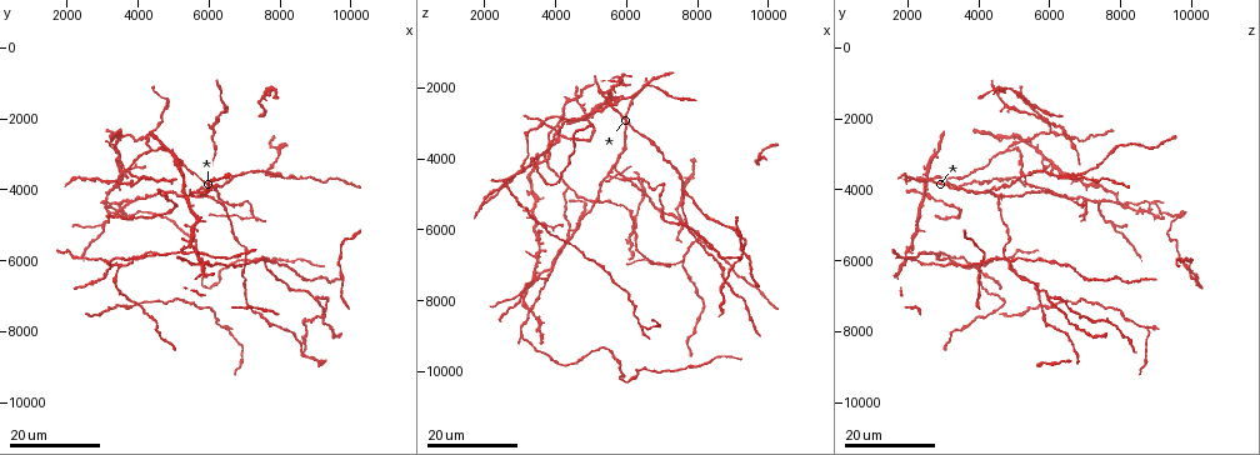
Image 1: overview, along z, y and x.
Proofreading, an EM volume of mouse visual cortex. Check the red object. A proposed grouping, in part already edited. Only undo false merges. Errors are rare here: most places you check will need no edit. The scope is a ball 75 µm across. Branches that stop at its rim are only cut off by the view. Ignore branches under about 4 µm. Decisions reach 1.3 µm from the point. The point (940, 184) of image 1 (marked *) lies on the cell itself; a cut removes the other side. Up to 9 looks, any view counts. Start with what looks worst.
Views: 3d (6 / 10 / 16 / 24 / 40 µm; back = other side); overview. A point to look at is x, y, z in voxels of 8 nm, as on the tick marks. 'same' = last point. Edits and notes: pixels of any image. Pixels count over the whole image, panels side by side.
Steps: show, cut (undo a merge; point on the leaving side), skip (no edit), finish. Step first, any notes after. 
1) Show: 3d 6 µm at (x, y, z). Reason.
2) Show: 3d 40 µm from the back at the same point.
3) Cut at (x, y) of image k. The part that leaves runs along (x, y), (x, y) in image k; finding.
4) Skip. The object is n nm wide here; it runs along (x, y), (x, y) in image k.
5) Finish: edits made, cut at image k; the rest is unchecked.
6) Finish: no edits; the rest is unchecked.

Show: 3d 24 µm at (5600, 4100, 4500). Thin arm on a thick one.

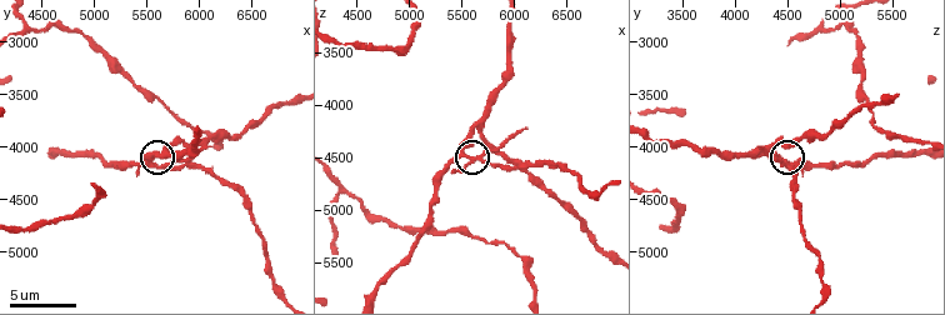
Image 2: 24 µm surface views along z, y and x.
Show: 3d 6 µm at (5620, 4200, 4540).

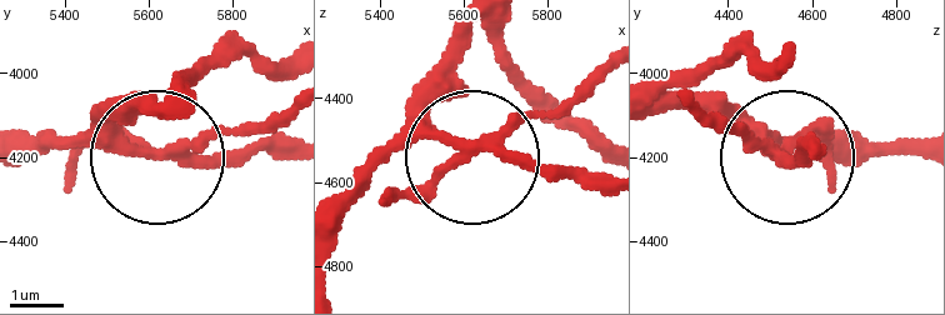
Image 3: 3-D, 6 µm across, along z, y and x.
Show: 3d 6 µm from the back at (5615, 4180, 4520).

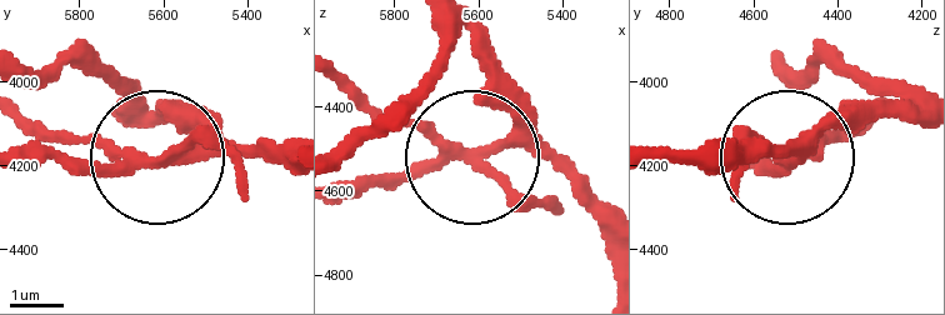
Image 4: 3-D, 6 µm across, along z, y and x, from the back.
Cut at (199, 126) of image 4. The object is 190 nm wide here; the part that leaves runs along (136, 158), (48, 139), (20, 116) in image 4; two cells meet here.

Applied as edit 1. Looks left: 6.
Show: 3d 24 µm at (7300, 4700, 7000). Side arm on a straight run.

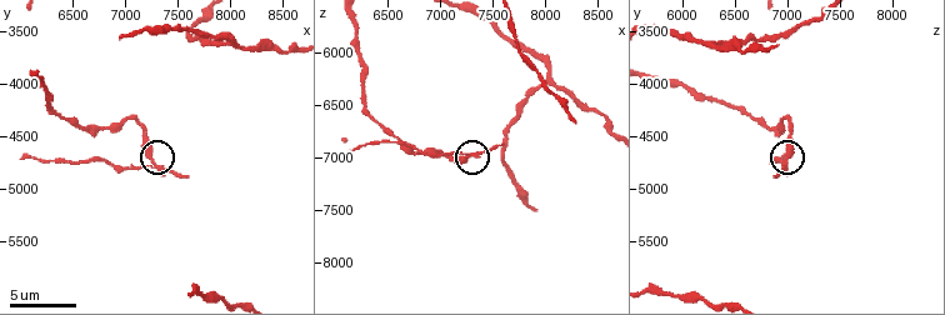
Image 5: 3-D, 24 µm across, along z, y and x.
Show: 3d 6 µm at (7260, 4720, 7000). Closer look.

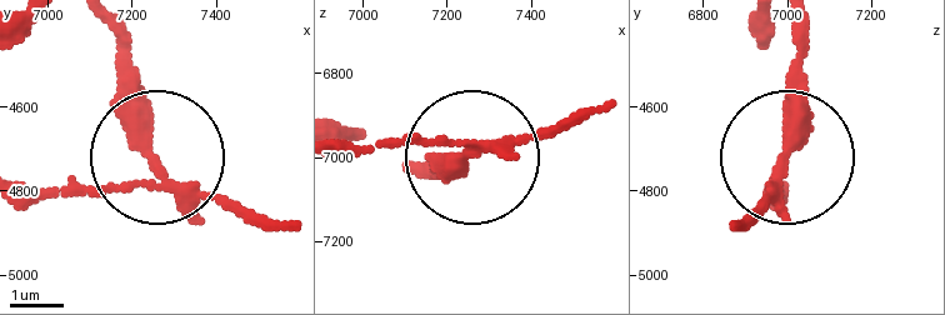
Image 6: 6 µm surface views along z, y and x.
Cut at (258, 216) of image 6. 3 arms meet here; a second cell is stuck on.

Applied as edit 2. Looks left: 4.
Show: 3d 24 µm at (3300, 4300, 8300). Four-way junction.

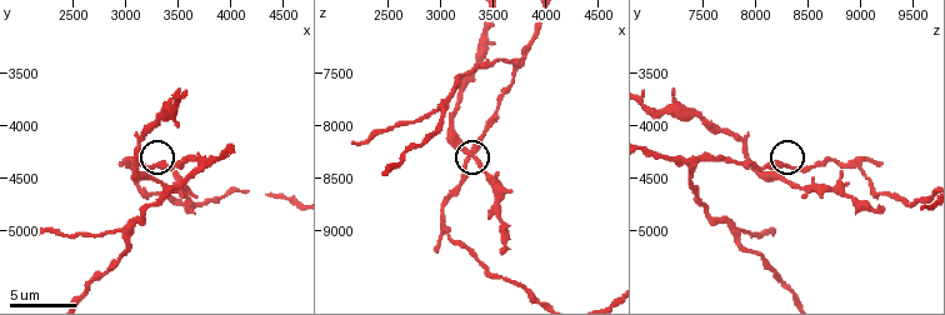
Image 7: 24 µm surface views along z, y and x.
Show: 3d 10 µm at (3240, 4380, 8320).

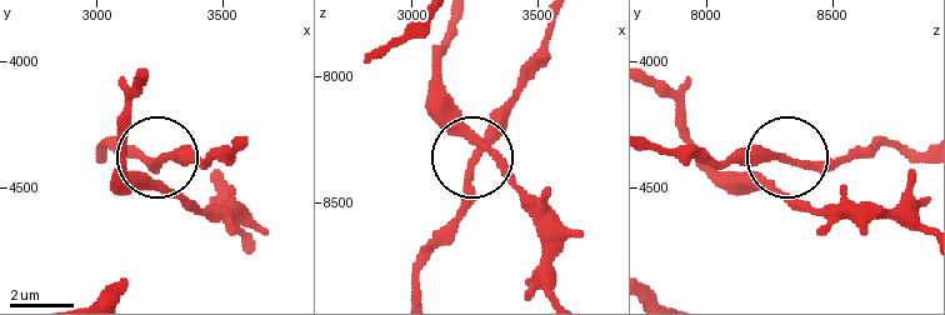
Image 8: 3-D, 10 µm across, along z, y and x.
Skip. The object is 260 nm wide here; continuous, no second cell.

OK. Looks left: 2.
Show: 3d 16 µm at (3700, 4400, 7400). Small branch off a trunk.

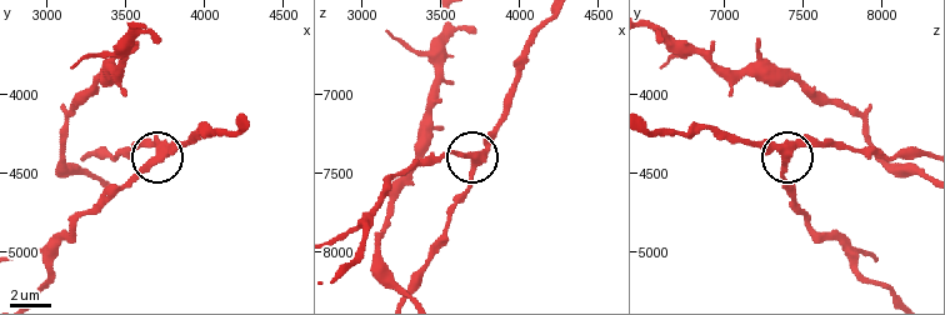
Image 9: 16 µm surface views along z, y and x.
Show: 3d 6 µm at (3720, 4380, 7400).

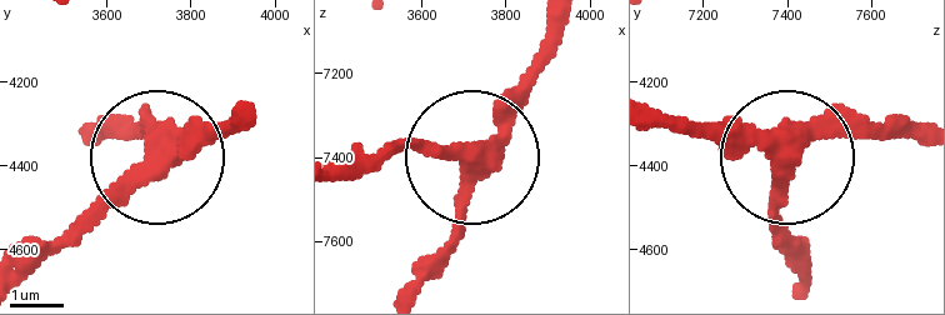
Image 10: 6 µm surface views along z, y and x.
Skip. 3 arms meet here; it runs along (661, 123), (769, 140), (783, 194), (769, 243) in image 10; all the same cell.

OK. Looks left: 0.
Finish: edits made, cut at image 4, cut at image 6; the rest is unchecked.

